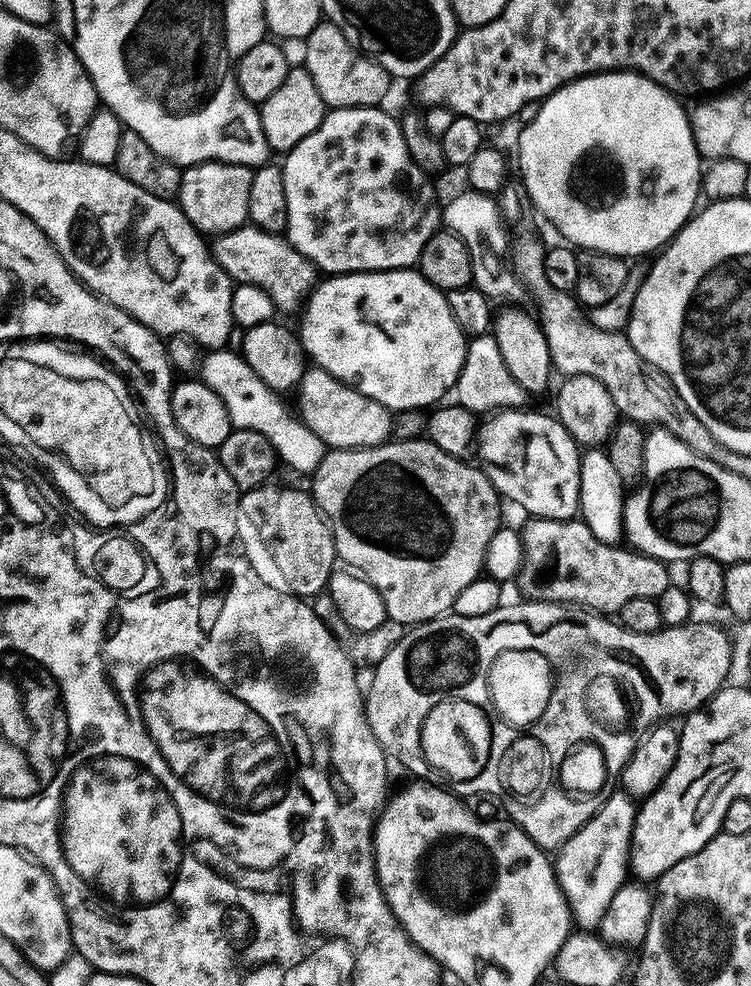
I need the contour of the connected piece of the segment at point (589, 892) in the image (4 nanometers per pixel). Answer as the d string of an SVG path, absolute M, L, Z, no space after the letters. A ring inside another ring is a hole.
M622 790L613 791L606 804L555 853L556 881L577 929L599 929L614 894L625 883L630 872L632 827L637 811L631 797Z

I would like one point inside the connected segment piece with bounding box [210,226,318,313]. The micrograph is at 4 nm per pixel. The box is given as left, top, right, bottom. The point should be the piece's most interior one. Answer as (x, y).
(248, 255)

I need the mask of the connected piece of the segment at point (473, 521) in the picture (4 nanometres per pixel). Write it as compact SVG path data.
M427 438L418 440L393 439L391 442L378 444L374 448L338 448L325 451L322 462L311 477L313 480L310 495L316 501L321 512L324 513L328 527L332 530L332 540L336 544L337 557L347 567L355 570L374 585L378 594L382 594L382 602L388 611L388 619L397 620L401 626L415 626L423 624L425 620L435 620L437 616L445 615L458 598L458 594L462 594L462 590L466 590L466 586L470 586L470 582L481 575L484 567L484 555L490 546L490 538L494 538L494 534L502 526L502 520L500 520L502 497L500 493L497 492L491 480L481 469L479 472L478 469L471 468L467 464L468 462L467 459L459 456L446 454L446 450L442 450Z

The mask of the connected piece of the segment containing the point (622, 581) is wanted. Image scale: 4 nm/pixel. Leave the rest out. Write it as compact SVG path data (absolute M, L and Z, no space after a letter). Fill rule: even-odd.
M532 518L527 522L522 528L524 557L514 580L529 601L546 600L549 604L583 606L597 614L616 614L630 598L655 598L669 586L670 577L660 558L594 538L583 519Z

